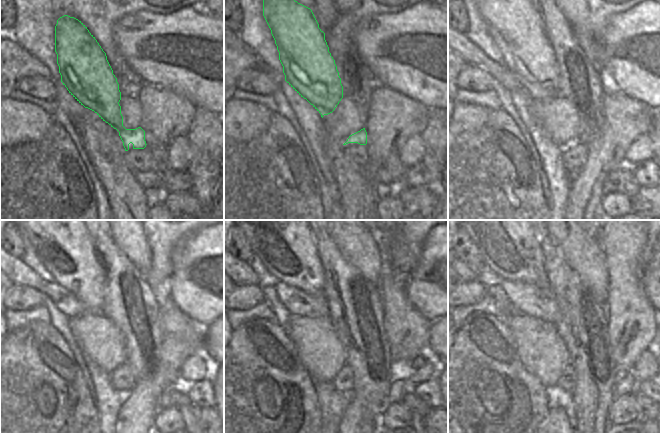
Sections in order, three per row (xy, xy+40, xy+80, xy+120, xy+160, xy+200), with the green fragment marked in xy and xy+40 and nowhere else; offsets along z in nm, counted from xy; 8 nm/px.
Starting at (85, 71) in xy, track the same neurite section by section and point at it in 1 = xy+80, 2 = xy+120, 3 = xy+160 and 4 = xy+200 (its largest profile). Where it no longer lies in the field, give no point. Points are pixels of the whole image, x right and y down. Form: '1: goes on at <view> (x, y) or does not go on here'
1: goes on at xy+80 (514, 24)
2: goes on at xy+120 (60, 240)
3: goes on at xy+160 (283, 240)
4: goes on at xy+200 (508, 242)

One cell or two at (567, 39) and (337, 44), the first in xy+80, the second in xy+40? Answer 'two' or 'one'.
one

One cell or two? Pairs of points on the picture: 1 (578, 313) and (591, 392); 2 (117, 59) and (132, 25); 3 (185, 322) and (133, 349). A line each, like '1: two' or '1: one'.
1: one
2: two
3: two

